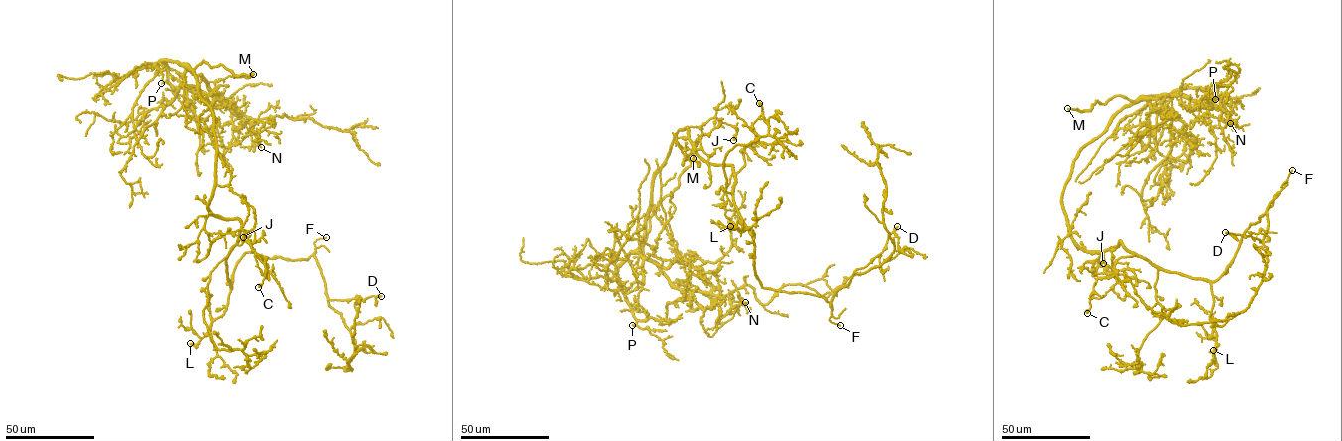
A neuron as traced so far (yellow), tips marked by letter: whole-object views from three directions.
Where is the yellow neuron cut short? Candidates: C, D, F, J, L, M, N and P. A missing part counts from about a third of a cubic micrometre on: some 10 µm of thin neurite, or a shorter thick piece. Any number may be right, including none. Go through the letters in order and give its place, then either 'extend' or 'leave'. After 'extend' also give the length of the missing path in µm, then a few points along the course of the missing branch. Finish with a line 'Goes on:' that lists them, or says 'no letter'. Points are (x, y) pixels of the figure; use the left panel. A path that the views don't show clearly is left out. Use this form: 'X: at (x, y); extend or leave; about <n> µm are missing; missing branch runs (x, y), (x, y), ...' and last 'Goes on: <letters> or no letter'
C: at (258, 287); leave
D: at (381, 296); extend; about 20 µm are missing
F: at (326, 237); extend; about 10 µm are missing
J: at (243, 237); leave
L: at (190, 343); leave
M: at (253, 74); extend; about 20 µm are missing
N: at (261, 147); leave
P: at (161, 83); extend; about 40 µm are missing
Goes on: D, F, M, P

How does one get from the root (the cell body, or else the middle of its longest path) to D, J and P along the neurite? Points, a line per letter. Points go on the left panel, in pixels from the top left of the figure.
D: (241, 223), (225, 261), (230, 289), (236, 263), (245, 253), (295, 260), (313, 255), (327, 298), (381, 296)
J: (241, 223), (237, 219), (210, 214), (204, 229), (208, 235), (239, 230), (249, 232), (243, 237)
P: (241, 223), (208, 207), (213, 115), (193, 71), (164, 60), (167, 78), (161, 83)

